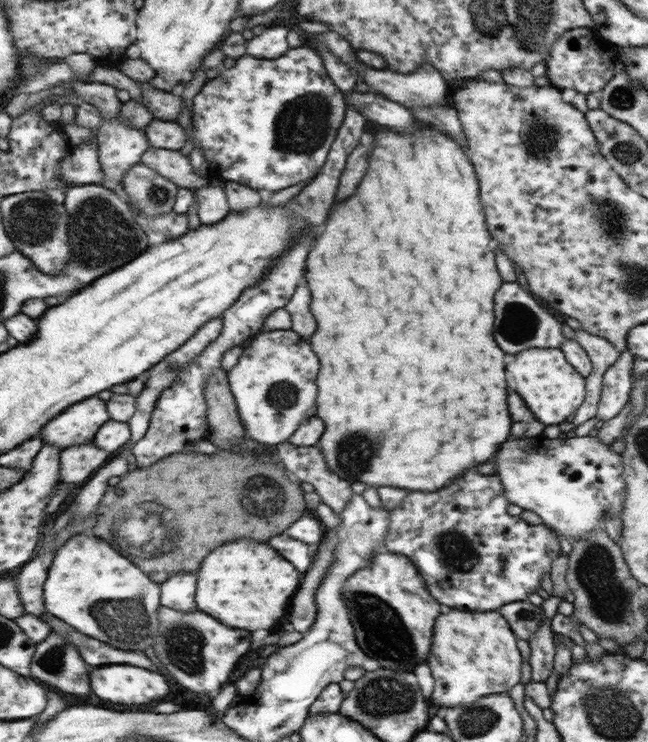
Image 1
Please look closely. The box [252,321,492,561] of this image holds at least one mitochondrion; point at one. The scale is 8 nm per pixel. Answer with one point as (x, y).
(356, 452)

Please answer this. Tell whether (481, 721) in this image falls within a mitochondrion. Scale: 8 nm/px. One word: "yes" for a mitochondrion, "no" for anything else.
yes

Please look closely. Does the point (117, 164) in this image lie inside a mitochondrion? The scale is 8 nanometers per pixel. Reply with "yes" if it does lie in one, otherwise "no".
no

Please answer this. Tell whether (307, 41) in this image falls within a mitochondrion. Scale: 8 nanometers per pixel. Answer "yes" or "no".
no

